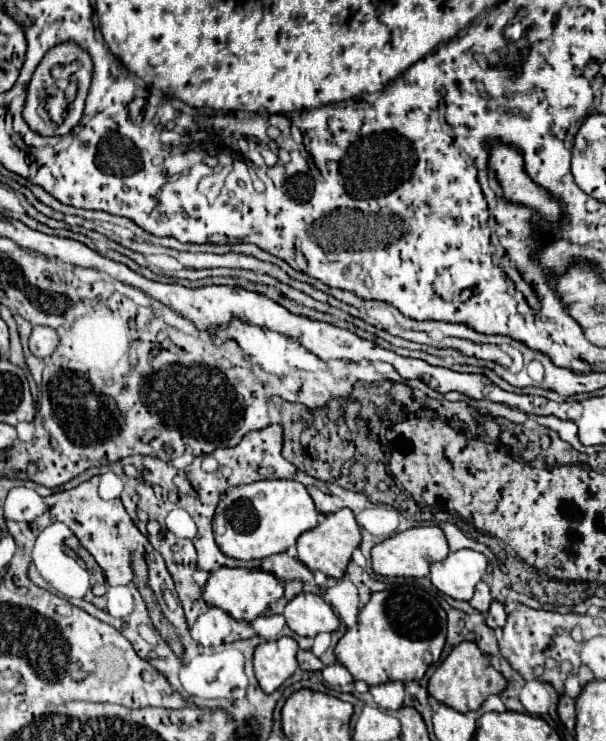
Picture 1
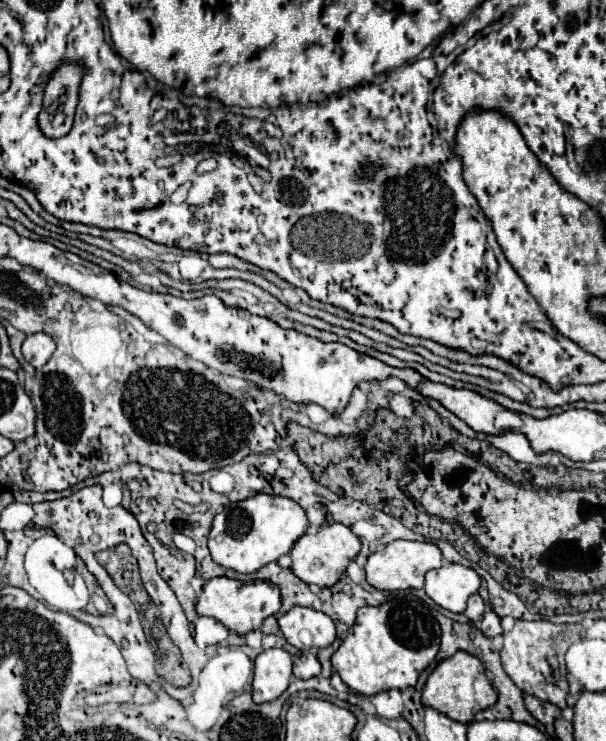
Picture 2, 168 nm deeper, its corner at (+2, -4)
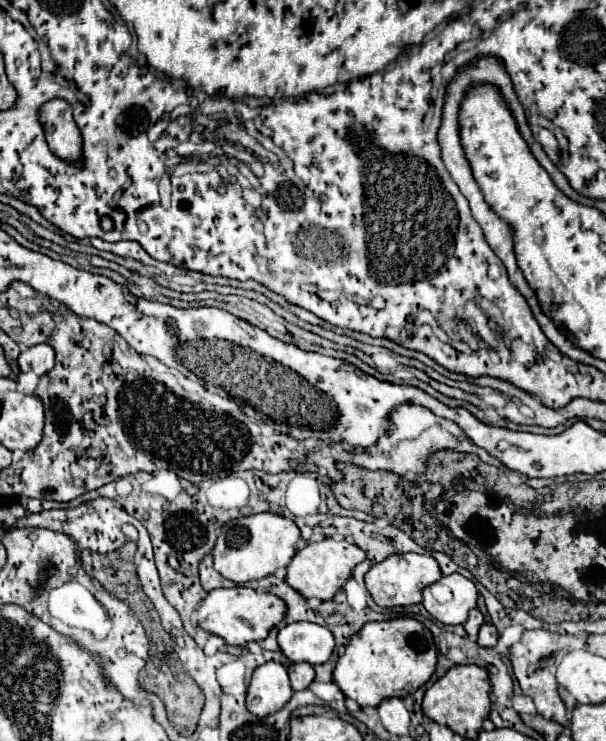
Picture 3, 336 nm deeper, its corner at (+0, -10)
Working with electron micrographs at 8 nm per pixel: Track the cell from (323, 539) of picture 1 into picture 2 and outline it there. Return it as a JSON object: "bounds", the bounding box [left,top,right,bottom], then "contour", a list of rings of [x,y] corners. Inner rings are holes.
{"bounds":[289,524,361,588],"contour":[[[323,524],[315,534],[303,534],[289,556],[293,560],[291,572],[301,578],[305,584],[317,584],[319,588],[329,588],[343,576],[347,564],[359,554],[361,542],[359,538],[343,524]]]}

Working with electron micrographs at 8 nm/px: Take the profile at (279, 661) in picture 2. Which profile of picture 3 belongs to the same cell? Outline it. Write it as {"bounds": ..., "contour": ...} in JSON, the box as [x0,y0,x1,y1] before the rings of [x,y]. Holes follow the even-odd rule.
{"bounds":[247,662,291,718],"contour":[[[265,662],[253,672],[249,692],[247,692],[247,708],[251,714],[263,718],[277,710],[281,710],[291,698],[291,684],[287,676],[287,668],[279,662]]]}

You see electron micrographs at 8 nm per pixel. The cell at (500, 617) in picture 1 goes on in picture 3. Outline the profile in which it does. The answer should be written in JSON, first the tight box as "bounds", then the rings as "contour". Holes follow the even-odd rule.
{"bounds":[479,624,499,648],"contour":[[[483,624],[481,626],[481,630],[479,630],[479,646],[489,646],[489,648],[493,648],[495,644],[497,644],[497,638],[499,638],[499,634],[497,634],[497,630],[495,630],[495,626],[493,624]]]}

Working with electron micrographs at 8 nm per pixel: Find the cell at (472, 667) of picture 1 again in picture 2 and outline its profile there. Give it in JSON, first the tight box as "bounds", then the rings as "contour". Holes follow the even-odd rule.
{"bounds":[421,652,497,724],"contour":[[[457,652],[451,658],[437,664],[437,668],[425,682],[421,700],[425,706],[435,708],[437,712],[449,716],[455,722],[471,724],[479,710],[485,710],[497,702],[497,694],[485,676],[483,664],[467,652]]]}

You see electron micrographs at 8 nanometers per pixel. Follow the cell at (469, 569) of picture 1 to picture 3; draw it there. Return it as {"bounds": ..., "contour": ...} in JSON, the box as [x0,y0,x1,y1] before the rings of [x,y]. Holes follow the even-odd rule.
{"bounds":[423,574,479,624],"contour":[[[449,574],[423,590],[423,606],[443,624],[463,624],[469,610],[477,606],[477,596],[479,592],[469,578]]]}

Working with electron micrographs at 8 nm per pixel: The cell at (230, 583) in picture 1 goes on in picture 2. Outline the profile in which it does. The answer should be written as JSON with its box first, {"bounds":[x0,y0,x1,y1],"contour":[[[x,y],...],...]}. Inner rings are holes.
{"bounds":[197,578,281,634],"contour":[[[211,578],[199,596],[197,602],[197,614],[199,616],[209,616],[221,622],[227,630],[233,630],[237,634],[247,634],[251,630],[259,630],[263,620],[271,614],[277,614],[281,608],[281,592],[279,588],[267,584],[267,582],[239,582],[231,578]]]}

